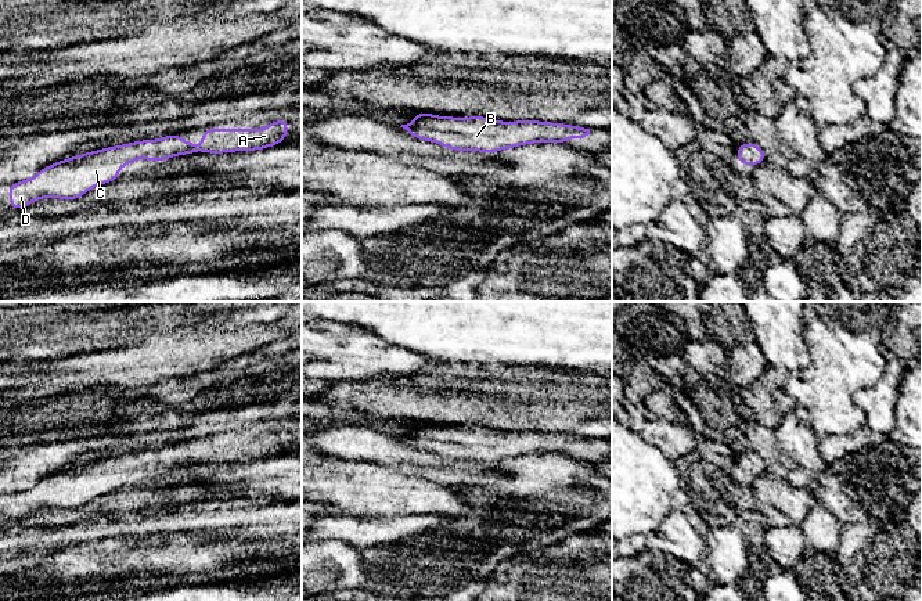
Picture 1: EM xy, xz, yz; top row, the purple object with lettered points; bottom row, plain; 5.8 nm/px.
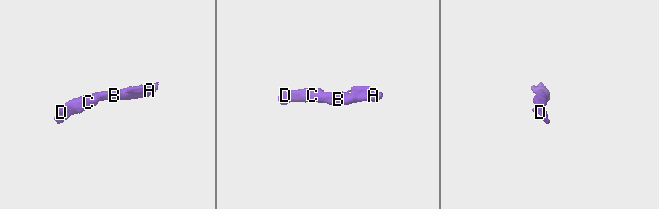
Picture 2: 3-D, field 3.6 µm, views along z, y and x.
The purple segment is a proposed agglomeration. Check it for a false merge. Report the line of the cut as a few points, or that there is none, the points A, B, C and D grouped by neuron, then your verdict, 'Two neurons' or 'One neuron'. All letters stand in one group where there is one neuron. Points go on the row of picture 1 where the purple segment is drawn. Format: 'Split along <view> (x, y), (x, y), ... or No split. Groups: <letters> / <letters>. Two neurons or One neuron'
No split. Groups: A B C D. One neuron

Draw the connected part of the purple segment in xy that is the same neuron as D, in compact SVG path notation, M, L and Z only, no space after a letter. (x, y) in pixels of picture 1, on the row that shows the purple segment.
M288 119L269 123L264 129L202 129L202 145L188 143L180 134L156 140L140 140L62 159L40 169L33 177L10 183L11 209L21 209L42 198L75 201L91 188L116 181L119 169L134 159L159 162L179 155L256 151L278 145L288 136Z

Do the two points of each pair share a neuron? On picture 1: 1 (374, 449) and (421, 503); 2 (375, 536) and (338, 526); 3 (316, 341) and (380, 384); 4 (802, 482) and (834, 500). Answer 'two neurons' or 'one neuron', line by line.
1: two neurons
2: one neuron
3: two neurons
4: one neuron

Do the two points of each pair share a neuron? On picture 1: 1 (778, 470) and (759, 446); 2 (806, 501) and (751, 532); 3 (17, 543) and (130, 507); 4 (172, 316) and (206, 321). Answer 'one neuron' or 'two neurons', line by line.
1: one neuron
2: two neurons
3: one neuron
4: two neurons

